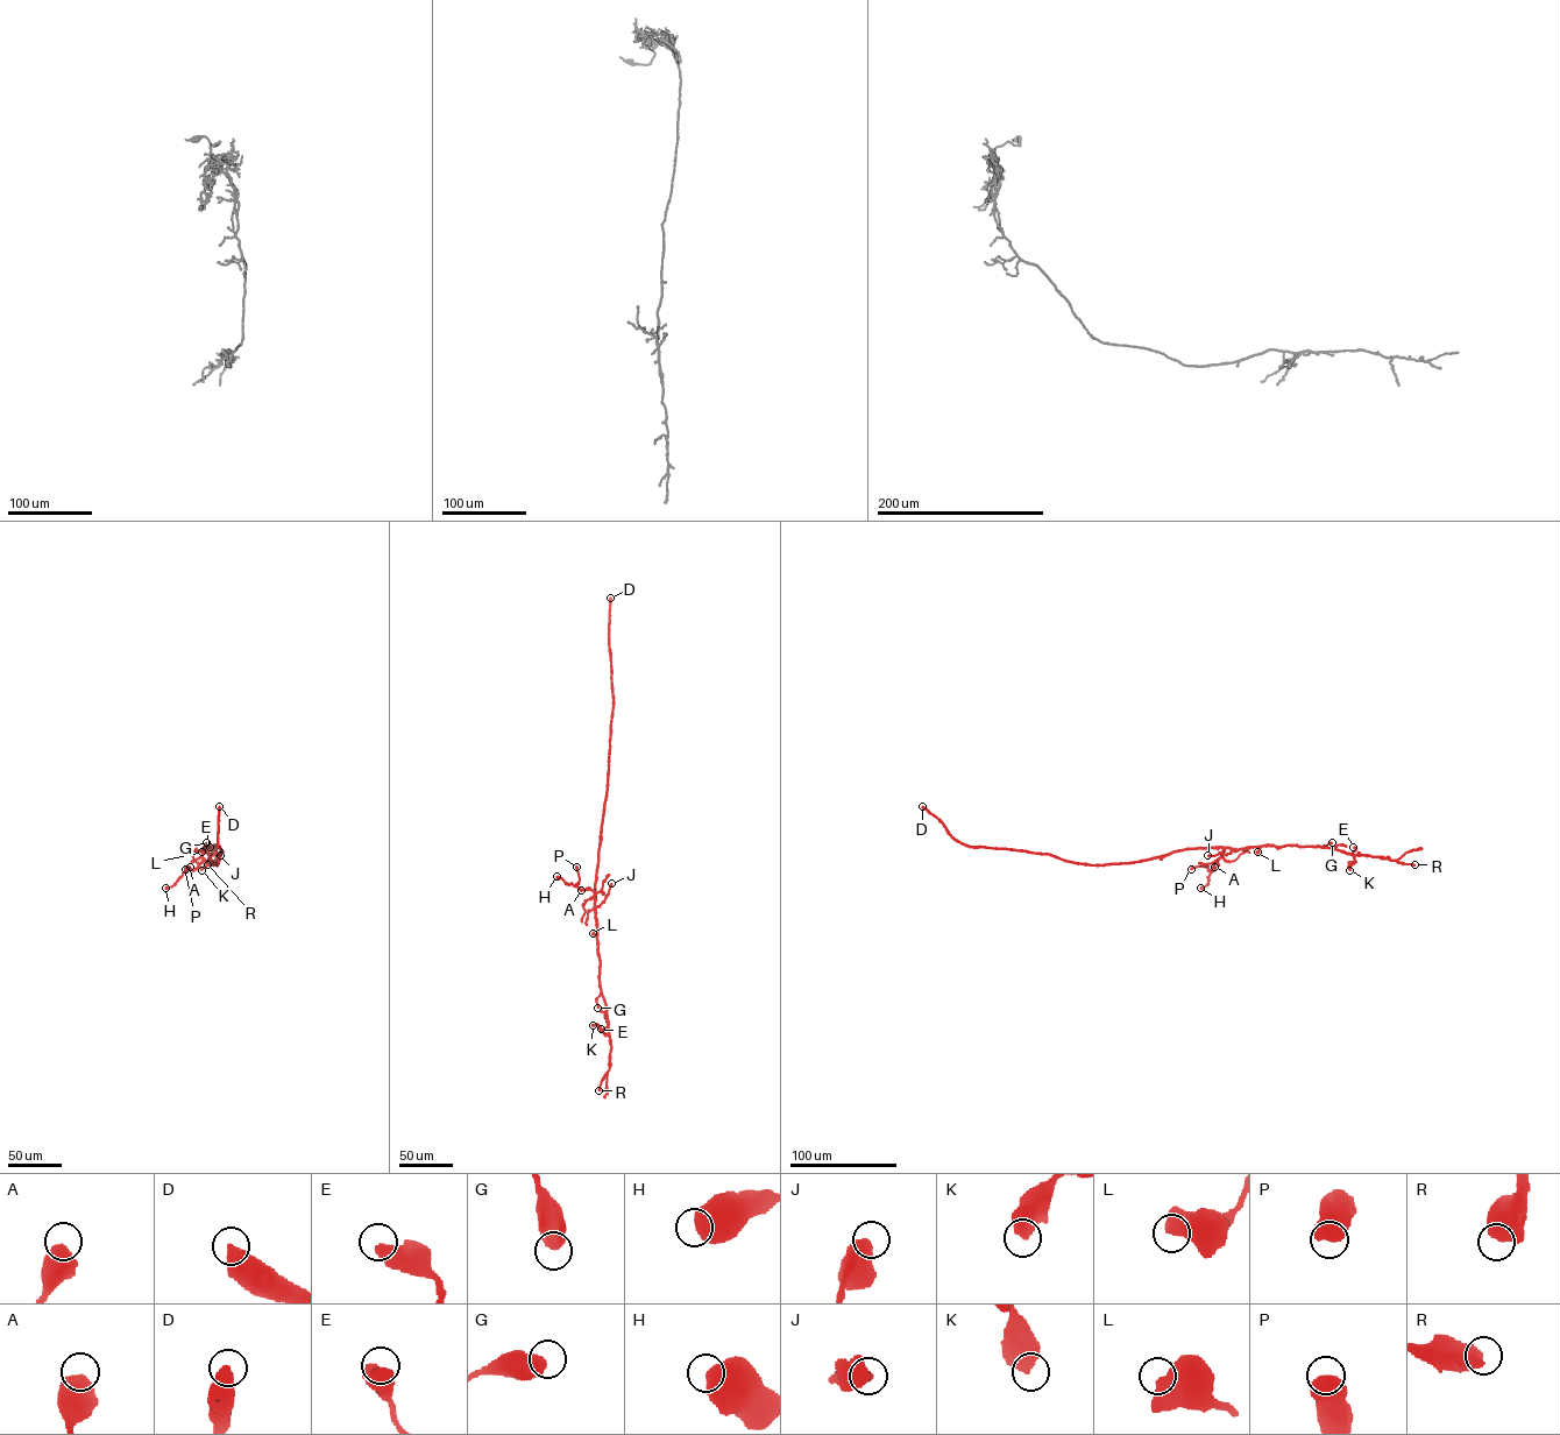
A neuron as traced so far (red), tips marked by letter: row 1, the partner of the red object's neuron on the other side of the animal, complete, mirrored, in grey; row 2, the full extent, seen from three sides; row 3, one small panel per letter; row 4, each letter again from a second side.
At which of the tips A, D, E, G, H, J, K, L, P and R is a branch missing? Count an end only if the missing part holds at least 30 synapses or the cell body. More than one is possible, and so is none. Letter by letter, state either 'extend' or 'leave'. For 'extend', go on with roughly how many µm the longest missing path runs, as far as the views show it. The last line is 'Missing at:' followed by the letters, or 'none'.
A: leave
D: extend; missing 350 µm
E: leave
G: leave
H: leave
J: leave
K: leave
L: leave
P: leave
R: leave
Missing at: D

